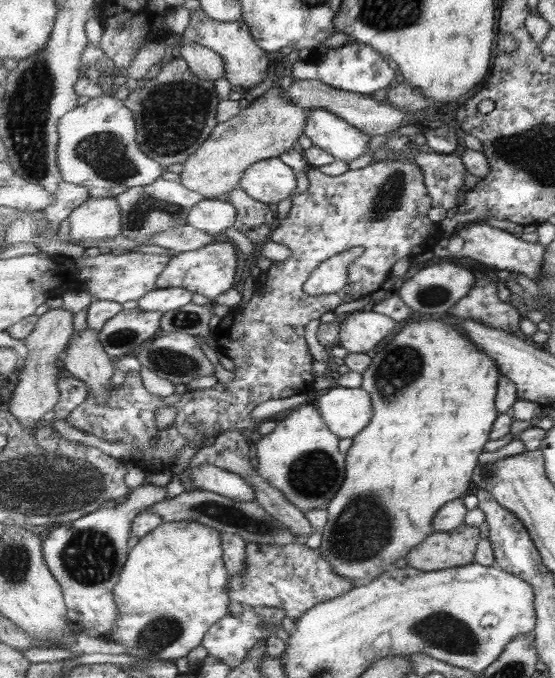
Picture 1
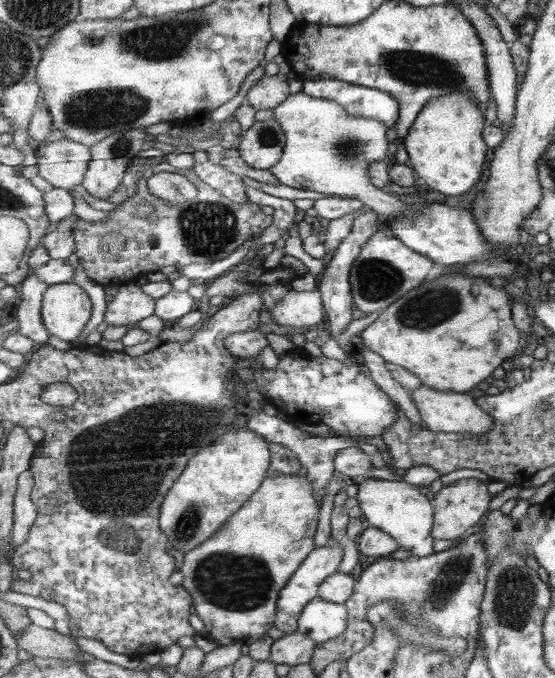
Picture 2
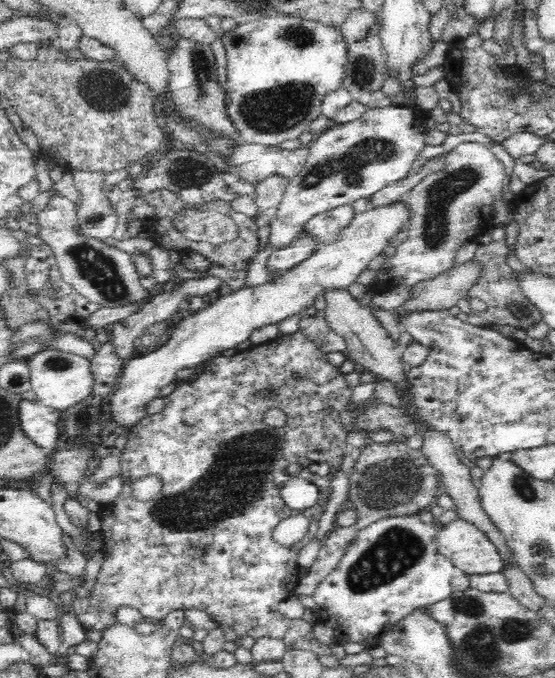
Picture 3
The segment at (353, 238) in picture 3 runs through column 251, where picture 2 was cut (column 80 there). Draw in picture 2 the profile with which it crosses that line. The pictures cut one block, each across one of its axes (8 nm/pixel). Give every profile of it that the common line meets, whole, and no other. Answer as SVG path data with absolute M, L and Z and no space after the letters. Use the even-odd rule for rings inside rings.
M73 282L54 285L45 292L42 303L42 320L49 333L75 346L75 340L85 332L91 320L91 310L93 310L93 302L81 286Z

